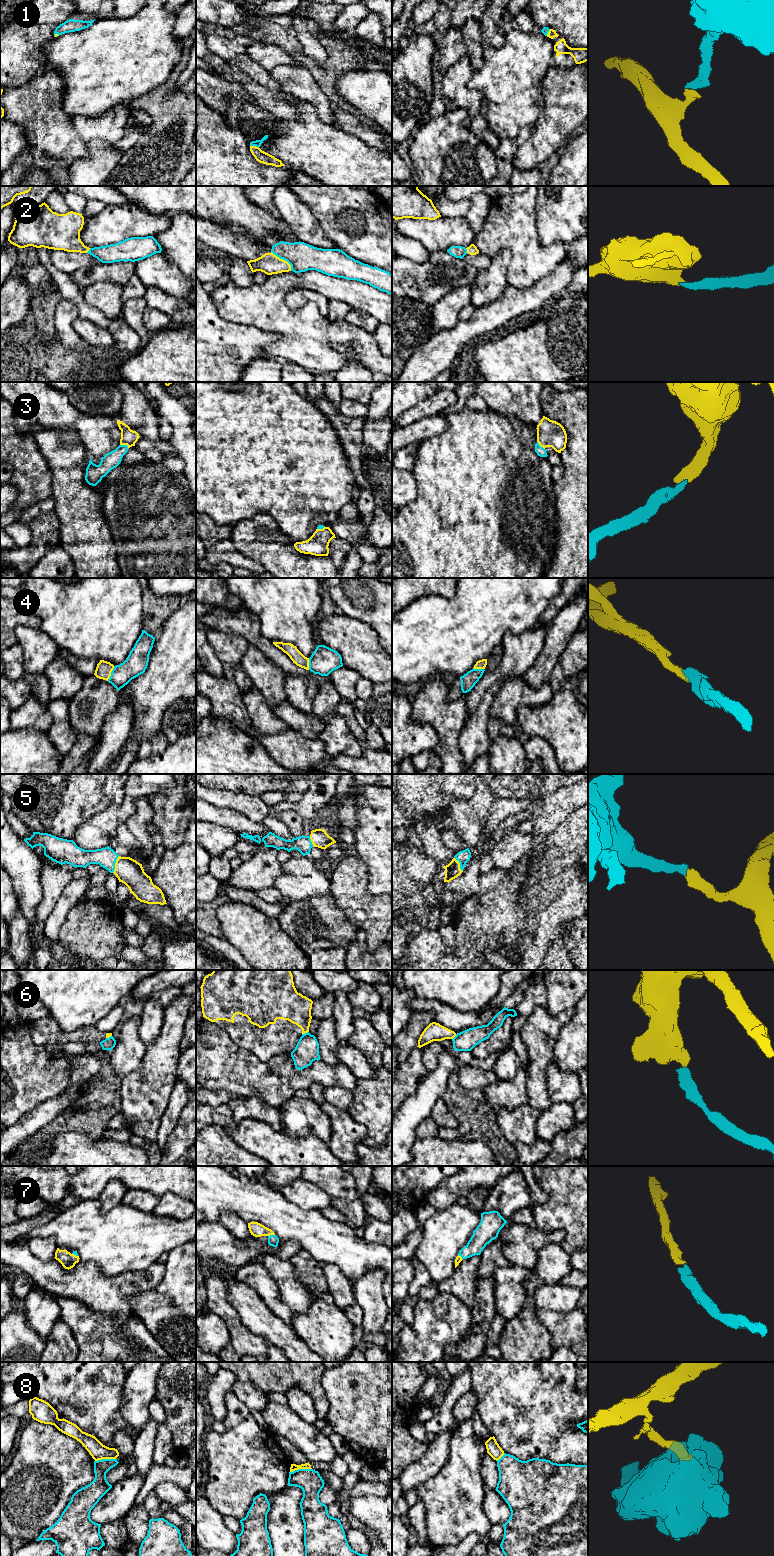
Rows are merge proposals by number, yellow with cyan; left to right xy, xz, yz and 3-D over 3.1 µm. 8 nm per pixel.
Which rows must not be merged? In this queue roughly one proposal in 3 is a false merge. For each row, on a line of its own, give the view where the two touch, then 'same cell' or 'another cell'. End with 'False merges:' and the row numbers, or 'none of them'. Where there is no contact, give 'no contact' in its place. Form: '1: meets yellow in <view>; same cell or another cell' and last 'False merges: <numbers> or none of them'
1: meets yellow in xz; same cell
2: meets yellow in xz; same cell
3: meets yellow in xy; same cell
4: meets yellow in xy; same cell
5: meets yellow in xy; same cell
6: meets yellow in xz; another cell
7: meets yellow in xz; same cell
8: meets yellow in xz; another cell
False merges: 6, 8

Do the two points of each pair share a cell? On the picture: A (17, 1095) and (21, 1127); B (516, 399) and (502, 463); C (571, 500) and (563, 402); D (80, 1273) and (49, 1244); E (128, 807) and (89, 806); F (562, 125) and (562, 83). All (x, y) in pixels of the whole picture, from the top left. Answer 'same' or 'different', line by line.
A: different
B: different
C: same
D: different
E: different
F: same

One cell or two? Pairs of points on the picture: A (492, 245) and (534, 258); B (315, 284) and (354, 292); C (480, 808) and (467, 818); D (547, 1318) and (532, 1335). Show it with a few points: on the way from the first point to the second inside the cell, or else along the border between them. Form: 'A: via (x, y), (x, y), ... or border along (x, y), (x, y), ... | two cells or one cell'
A: via (502, 243), (519, 243), (524, 248) | one cell
B: via (325, 285), (344, 290) | one cell
C: border along (473, 814), (476, 821) | two cells
D: border along (535, 1308), (538, 1320), (549, 1334), (550, 1346) | two cells

